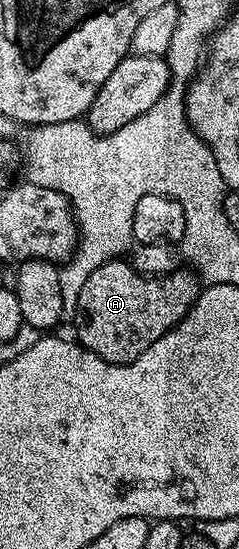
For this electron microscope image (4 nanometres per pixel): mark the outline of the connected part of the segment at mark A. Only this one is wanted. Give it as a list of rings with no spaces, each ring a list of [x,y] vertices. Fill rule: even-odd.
[[[123,258],[112,259],[106,265],[98,265],[94,273],[90,273],[86,285],[82,285],[82,293],[78,293],[76,302],[76,335],[80,346],[90,353],[102,357],[107,363],[132,363],[139,355],[146,353],[158,337],[162,337],[169,327],[177,327],[188,316],[188,310],[202,290],[201,280],[191,269],[177,269],[163,277],[139,275],[132,268],[131,262]]]

